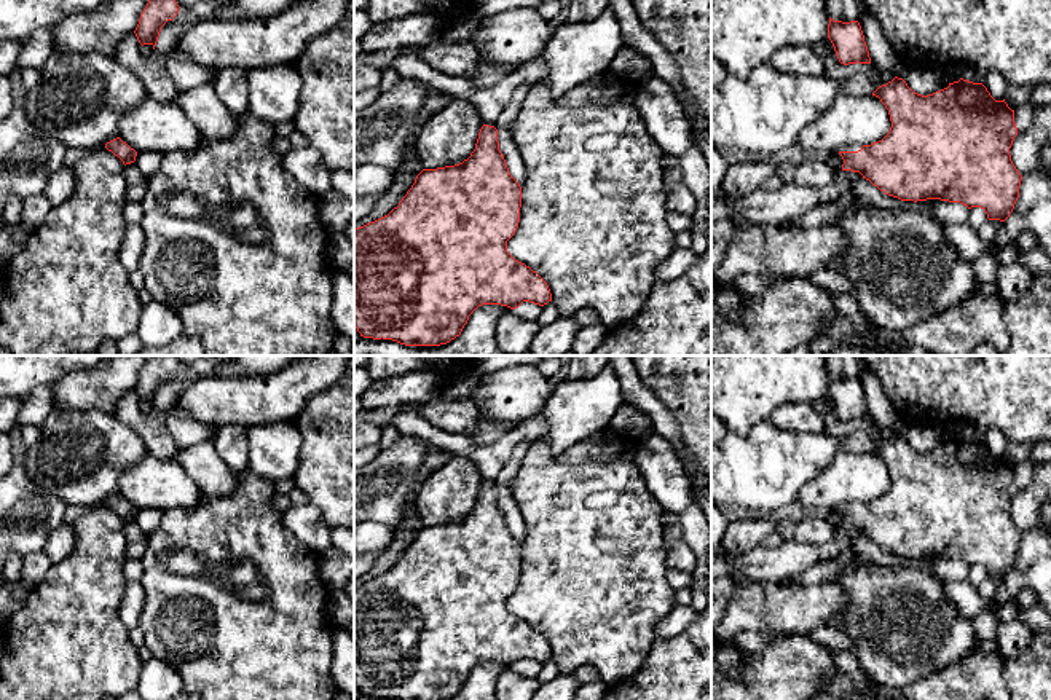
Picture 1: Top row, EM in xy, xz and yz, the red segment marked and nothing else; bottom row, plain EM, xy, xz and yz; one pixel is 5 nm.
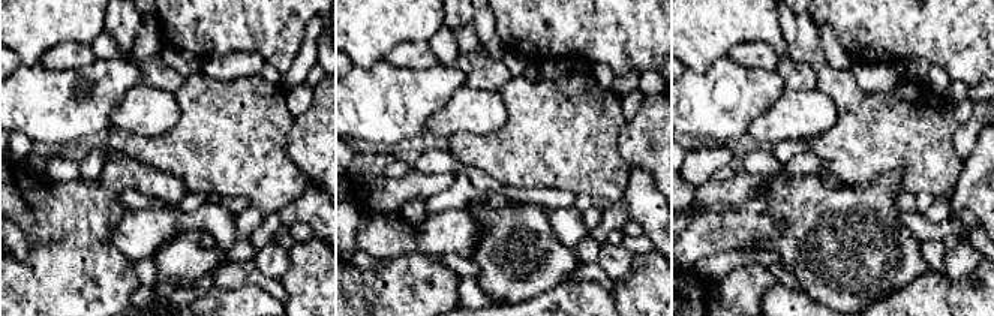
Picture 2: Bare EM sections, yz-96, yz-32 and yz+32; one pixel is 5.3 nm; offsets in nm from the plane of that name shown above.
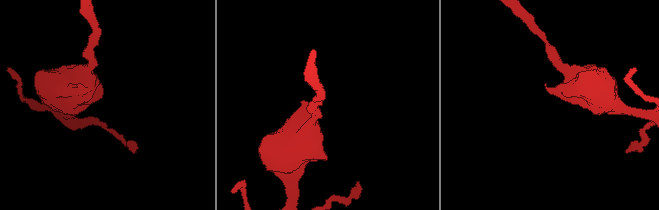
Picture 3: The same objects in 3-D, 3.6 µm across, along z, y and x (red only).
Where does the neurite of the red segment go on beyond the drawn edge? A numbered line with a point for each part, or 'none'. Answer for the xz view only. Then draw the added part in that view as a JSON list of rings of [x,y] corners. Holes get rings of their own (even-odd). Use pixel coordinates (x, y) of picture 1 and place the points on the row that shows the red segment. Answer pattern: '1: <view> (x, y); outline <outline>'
none

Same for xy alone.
none

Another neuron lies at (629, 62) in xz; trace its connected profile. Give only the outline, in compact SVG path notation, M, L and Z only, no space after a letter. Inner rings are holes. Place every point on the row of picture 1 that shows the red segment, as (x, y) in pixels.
M624 45L614 61L609 65L609 70L619 77L635 80L640 75L651 73L652 64L635 48Z

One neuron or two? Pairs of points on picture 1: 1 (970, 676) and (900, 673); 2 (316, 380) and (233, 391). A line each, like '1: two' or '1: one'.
1: two
2: one

